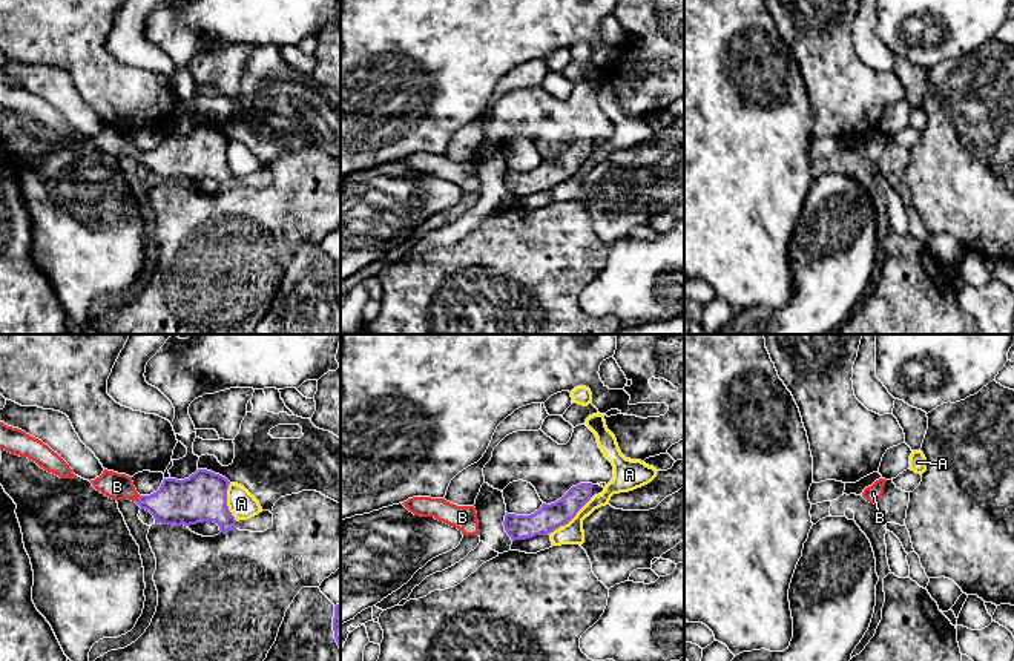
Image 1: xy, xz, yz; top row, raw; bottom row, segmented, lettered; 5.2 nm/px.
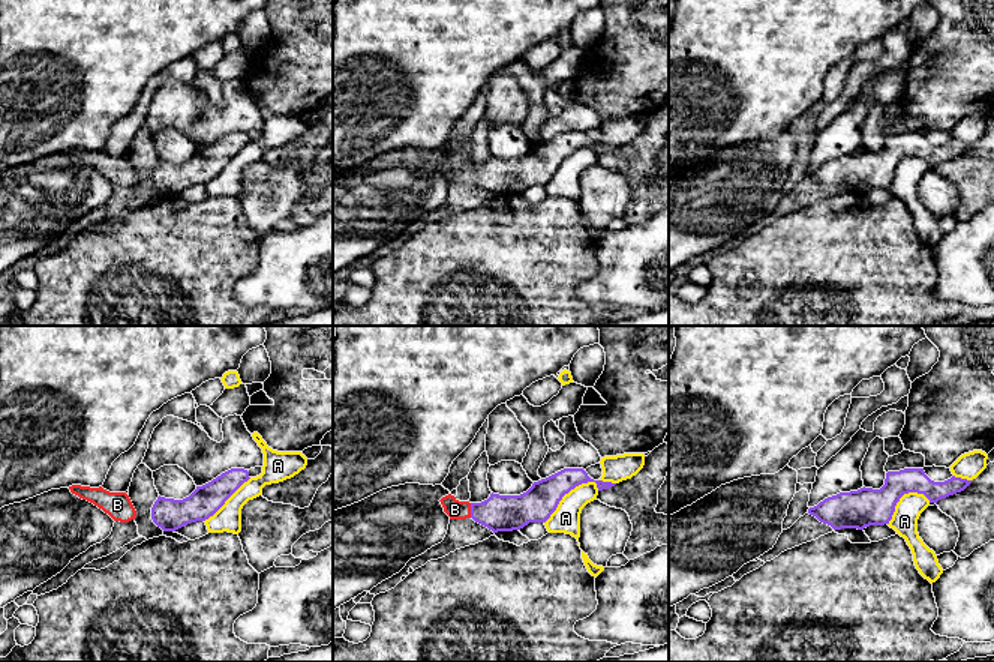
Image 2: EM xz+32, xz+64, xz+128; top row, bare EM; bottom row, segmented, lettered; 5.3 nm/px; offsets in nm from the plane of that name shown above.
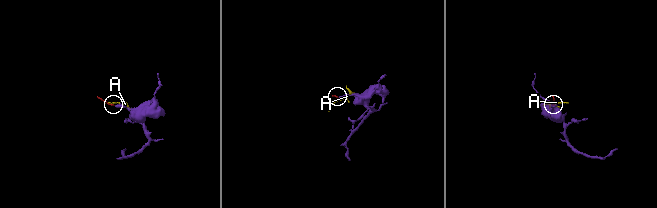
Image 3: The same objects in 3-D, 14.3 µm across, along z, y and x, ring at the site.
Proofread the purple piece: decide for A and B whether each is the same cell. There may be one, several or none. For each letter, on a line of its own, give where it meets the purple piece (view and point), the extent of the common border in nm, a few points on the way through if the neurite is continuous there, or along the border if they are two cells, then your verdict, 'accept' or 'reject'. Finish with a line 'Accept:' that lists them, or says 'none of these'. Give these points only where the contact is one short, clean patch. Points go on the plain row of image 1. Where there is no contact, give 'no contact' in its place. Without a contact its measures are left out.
A: meets purple in xz at (569, 177); contact 300 nm long; reject
B: meets purple in xy at (138, 155); contact 50 nm long; runs through xy (186, 158), (138, 155), (125, 144), (117, 143); accept
Accept: B

